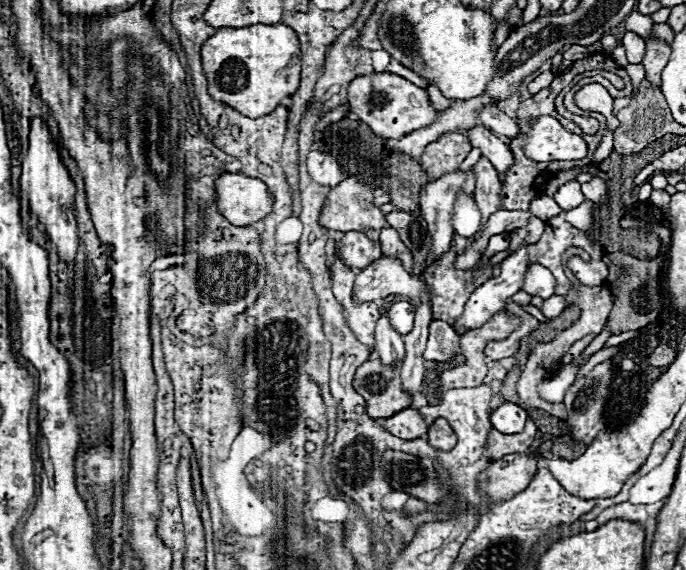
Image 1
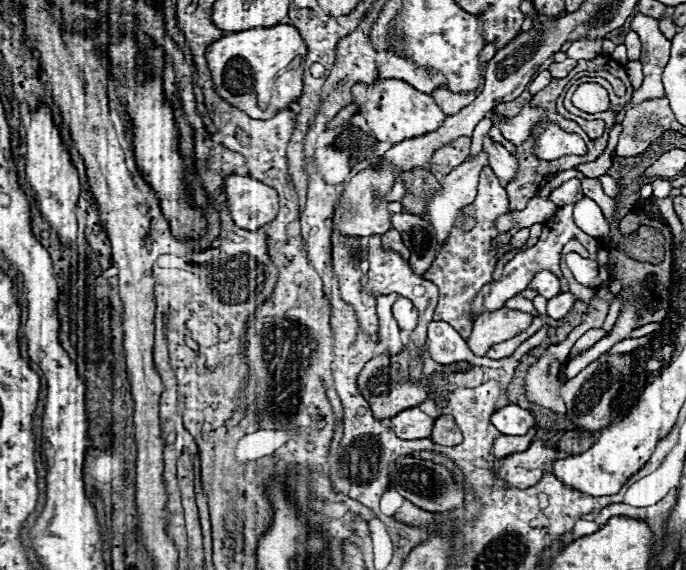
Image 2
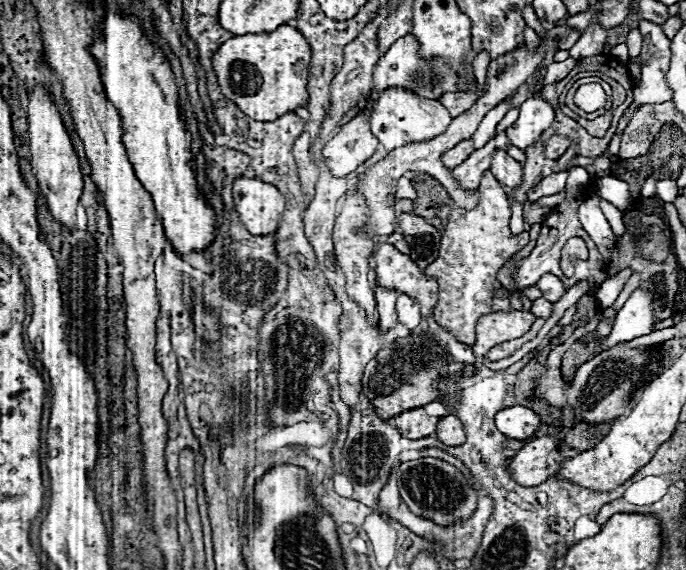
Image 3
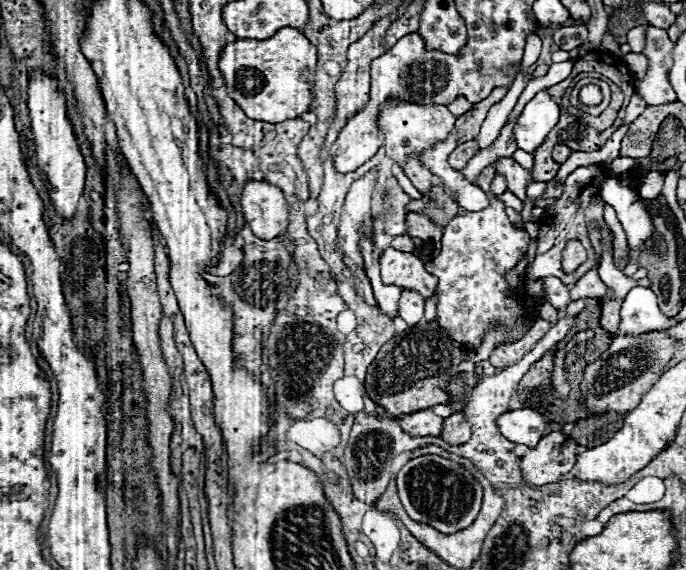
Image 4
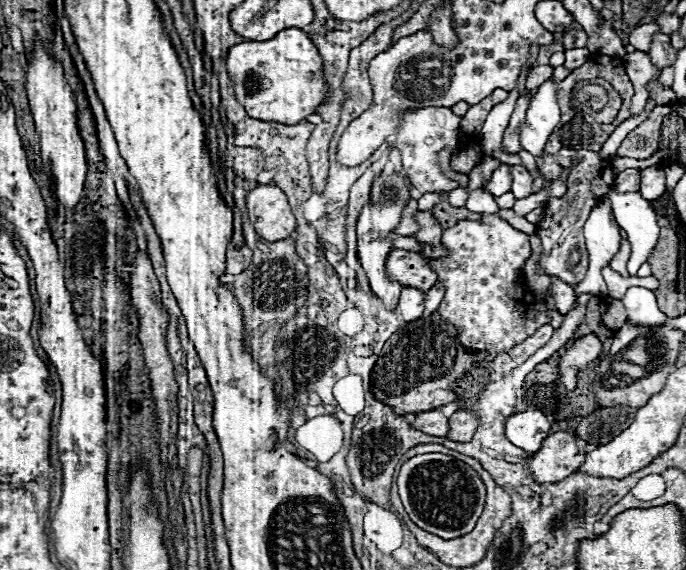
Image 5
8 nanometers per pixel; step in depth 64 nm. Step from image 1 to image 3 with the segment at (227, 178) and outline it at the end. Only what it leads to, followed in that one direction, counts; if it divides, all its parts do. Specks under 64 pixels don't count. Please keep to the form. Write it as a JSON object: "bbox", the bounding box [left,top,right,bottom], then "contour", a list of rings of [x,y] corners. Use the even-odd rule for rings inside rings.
{"bbox":[232,178,284,236],"contour":[[[240,178],[232,188],[236,212],[254,236],[274,234],[284,214],[284,196],[272,186],[256,178]]]}

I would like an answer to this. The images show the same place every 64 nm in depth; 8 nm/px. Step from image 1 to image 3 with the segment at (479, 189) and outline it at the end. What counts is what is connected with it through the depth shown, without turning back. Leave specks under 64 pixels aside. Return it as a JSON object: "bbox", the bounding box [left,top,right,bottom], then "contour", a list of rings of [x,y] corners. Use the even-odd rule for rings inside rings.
{"bbox":[424,170,528,346],"contour":[[[486,170],[482,174],[482,182],[480,182],[480,204],[474,210],[462,210],[462,208],[454,208],[448,220],[448,226],[442,234],[442,246],[440,246],[440,254],[438,258],[424,270],[428,276],[434,276],[440,284],[438,288],[438,304],[434,306],[434,320],[446,328],[448,332],[454,334],[456,340],[472,346],[476,342],[476,322],[486,316],[486,314],[494,314],[494,312],[512,312],[514,308],[510,306],[510,300],[506,296],[494,296],[494,292],[502,286],[498,282],[498,270],[512,258],[516,256],[516,252],[520,252],[526,244],[528,244],[528,232],[522,234],[512,234],[510,232],[510,204],[506,200],[506,192],[500,188],[498,180],[492,176],[490,170]]]}

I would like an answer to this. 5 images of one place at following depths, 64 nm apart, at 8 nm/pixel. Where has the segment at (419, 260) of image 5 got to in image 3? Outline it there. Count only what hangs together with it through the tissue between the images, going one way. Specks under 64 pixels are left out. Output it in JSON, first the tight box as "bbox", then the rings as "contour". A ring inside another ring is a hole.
{"bbox":[372,244,438,318],"contour":[[[382,244],[378,250],[374,250],[372,262],[376,282],[382,288],[394,288],[400,294],[416,298],[420,302],[422,318],[432,312],[438,300],[438,284],[432,280],[432,276],[426,276],[410,256],[398,252],[390,244]]]}

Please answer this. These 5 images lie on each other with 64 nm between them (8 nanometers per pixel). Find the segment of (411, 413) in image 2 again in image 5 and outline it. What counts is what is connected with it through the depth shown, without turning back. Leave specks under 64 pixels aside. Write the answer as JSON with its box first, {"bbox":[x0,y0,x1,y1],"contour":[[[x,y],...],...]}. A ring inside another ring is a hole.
{"bbox":[412,408,448,436],"contour":[[[438,408],[418,412],[412,426],[420,432],[430,434],[430,436],[446,436],[448,434],[448,418]]]}

